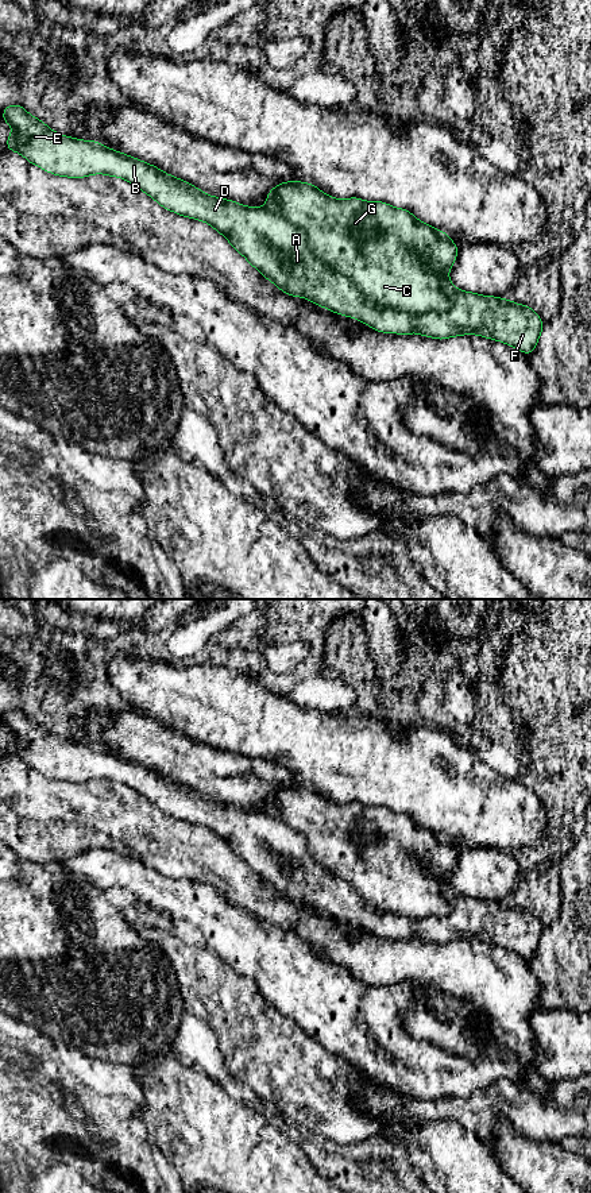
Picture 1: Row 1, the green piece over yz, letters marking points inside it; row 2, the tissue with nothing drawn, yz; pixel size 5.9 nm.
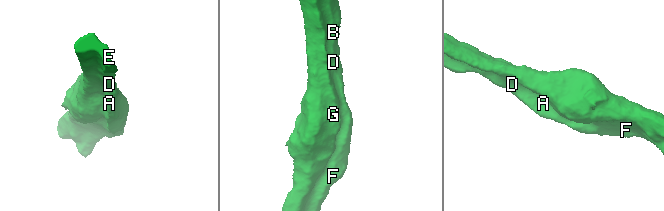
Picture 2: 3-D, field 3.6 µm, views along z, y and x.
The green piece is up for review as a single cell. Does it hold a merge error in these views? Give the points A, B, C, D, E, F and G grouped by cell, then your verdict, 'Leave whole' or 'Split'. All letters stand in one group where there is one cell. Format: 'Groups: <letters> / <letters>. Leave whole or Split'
Groups: A B C D E F G. Leave whole

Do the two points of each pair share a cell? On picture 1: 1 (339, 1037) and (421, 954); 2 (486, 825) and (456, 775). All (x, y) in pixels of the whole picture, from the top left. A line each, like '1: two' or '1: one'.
1: two
2: one

